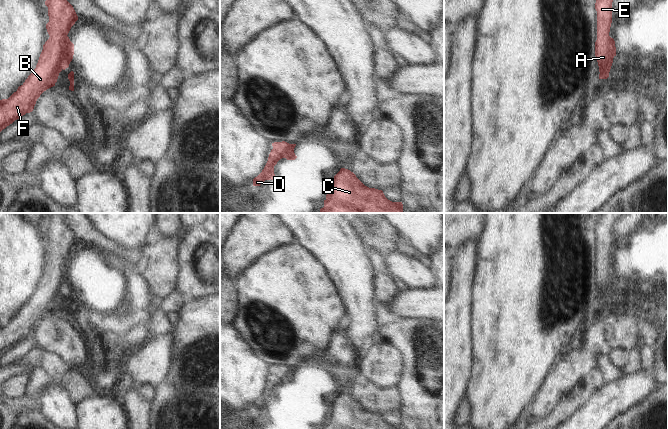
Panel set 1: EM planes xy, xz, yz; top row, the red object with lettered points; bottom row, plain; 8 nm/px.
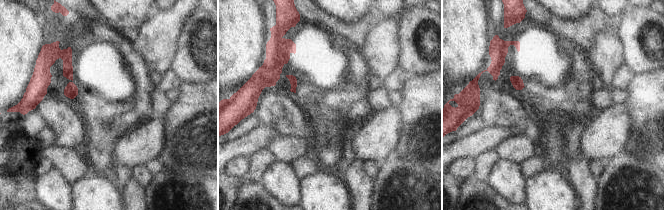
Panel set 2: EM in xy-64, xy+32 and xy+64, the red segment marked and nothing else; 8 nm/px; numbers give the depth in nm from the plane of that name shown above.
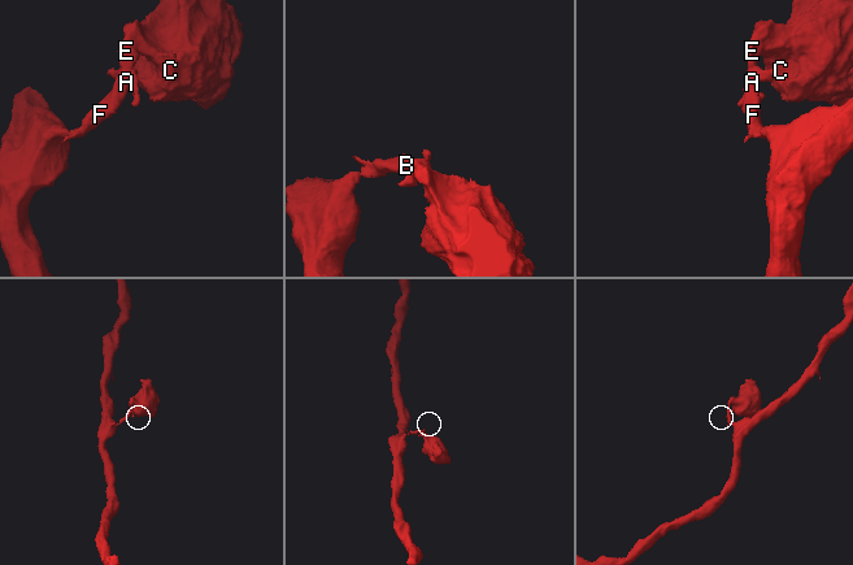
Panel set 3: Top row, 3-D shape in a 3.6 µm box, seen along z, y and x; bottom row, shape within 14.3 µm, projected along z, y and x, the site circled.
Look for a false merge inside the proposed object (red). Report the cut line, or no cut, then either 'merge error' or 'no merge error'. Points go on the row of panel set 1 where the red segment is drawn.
no cut; no merge error

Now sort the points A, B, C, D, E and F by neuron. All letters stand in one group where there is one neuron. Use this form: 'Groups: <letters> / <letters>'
Groups: A B C D E F

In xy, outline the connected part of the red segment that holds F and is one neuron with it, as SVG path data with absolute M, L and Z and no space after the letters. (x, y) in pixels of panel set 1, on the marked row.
M46 0L49 22L46 29L49 39L43 45L36 68L25 82L8 99L0 100L0 132L26 113L33 111L37 99L47 89L55 86L59 73L69 67L74 55L74 44L67 36L71 27L78 20L73 6L67 0Z

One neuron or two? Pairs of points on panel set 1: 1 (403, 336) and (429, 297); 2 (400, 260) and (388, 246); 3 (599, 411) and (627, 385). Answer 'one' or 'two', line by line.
1: two
2: two
3: one

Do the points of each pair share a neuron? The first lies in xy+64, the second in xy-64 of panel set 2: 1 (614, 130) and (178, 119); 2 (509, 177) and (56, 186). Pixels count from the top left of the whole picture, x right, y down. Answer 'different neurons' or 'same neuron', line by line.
1: different neurons
2: same neuron

